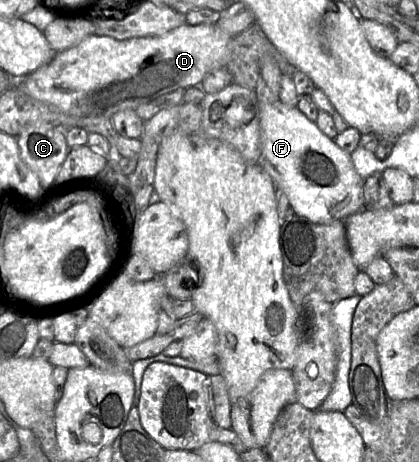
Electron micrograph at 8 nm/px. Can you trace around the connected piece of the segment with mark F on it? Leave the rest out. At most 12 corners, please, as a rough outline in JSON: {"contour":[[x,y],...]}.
{"contour":[[258,103],[257,164],[296,215],[364,208],[350,154],[297,106]]}

